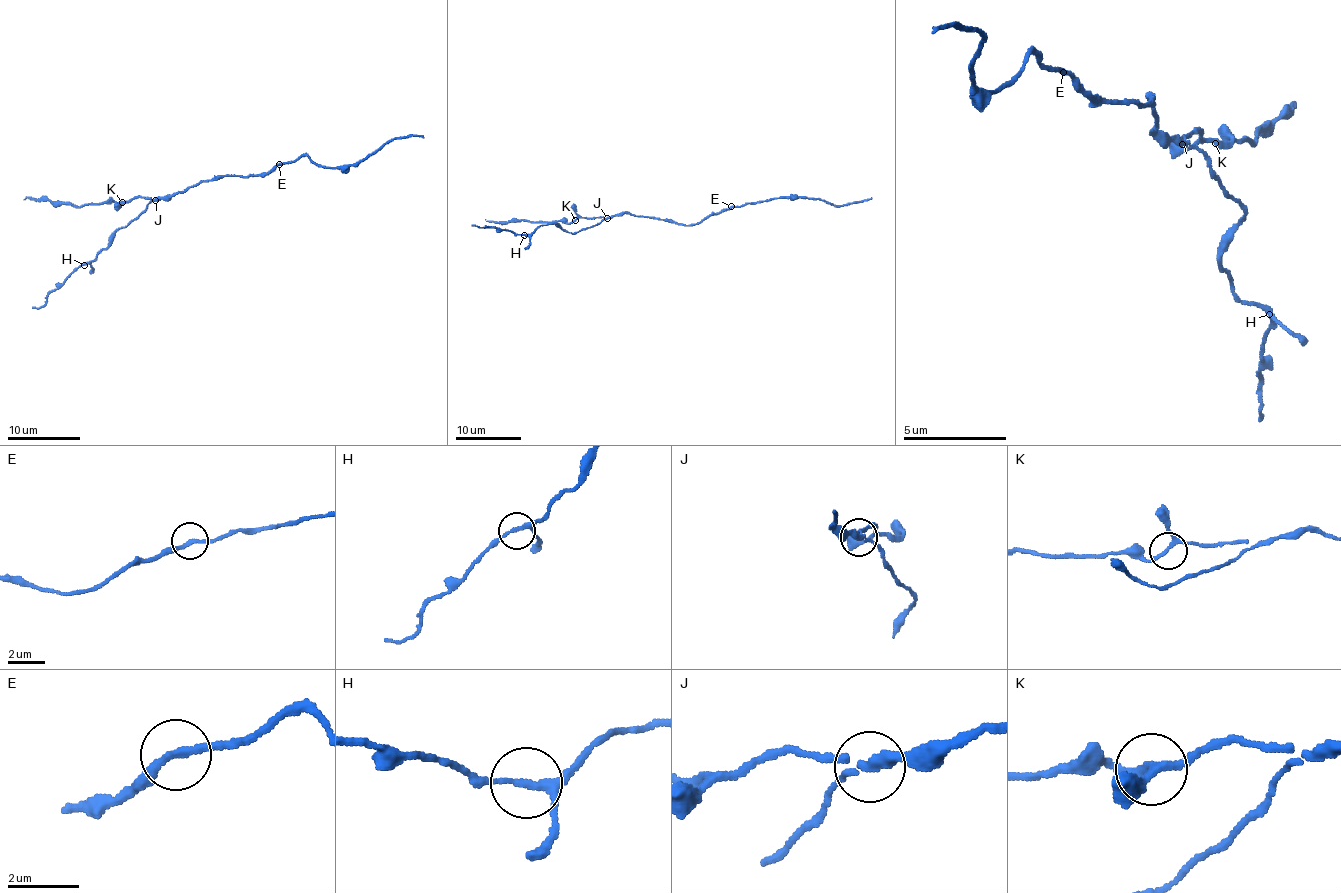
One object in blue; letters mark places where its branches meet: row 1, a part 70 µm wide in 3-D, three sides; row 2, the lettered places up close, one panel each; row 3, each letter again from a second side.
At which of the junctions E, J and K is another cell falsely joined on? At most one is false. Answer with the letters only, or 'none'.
J

